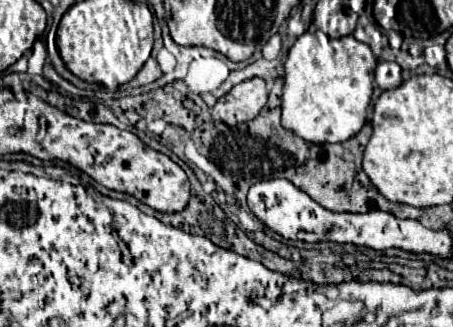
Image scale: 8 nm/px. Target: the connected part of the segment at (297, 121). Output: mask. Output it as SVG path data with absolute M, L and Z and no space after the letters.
M319 29L305 31L285 63L281 125L311 143L341 143L361 131L373 95L377 57L353 35L331 39Z

